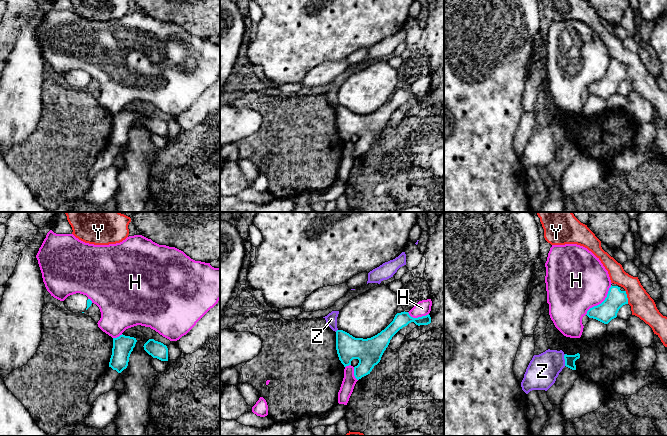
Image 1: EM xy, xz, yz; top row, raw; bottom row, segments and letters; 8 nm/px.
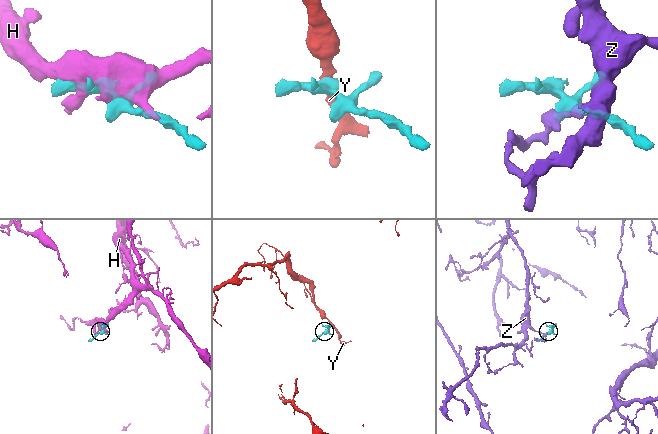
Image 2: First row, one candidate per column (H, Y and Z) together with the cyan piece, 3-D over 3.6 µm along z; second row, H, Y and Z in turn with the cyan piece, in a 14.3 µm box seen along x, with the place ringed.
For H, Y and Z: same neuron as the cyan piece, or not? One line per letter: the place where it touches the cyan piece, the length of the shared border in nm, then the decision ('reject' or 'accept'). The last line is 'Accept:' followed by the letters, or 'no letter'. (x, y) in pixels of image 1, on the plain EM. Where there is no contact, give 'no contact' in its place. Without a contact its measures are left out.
H: contact yz (602, 78); length 320 nm; reject
Y: contact yz (626, 73); length 110 nm; reject
Z: contact yz (565, 136); length 100 nm; reject
Accept: no letter

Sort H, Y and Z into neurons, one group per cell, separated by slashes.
H / Y / Z

